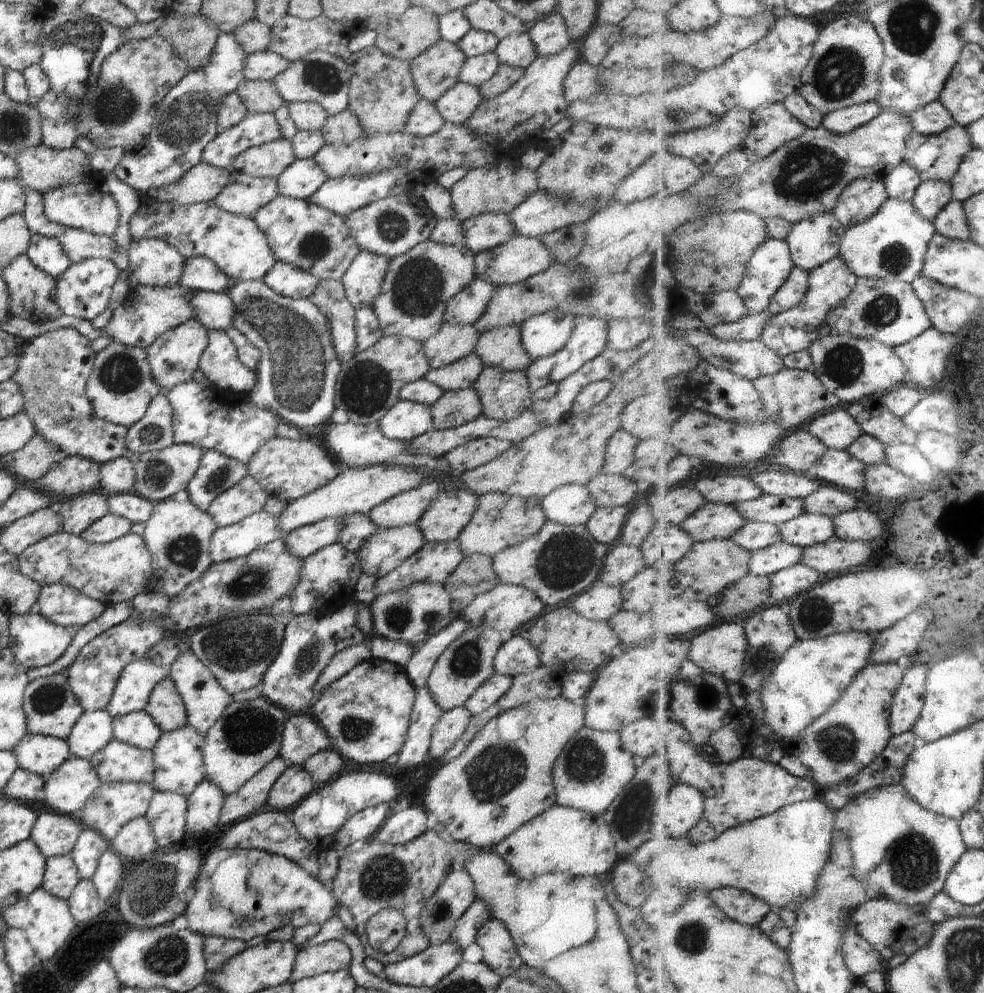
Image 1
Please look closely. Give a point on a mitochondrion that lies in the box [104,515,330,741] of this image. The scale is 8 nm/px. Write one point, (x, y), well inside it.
(230, 646)

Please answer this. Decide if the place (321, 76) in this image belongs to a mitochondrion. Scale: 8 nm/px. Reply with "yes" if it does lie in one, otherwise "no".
yes

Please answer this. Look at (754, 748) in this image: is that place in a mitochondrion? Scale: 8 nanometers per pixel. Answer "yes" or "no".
no

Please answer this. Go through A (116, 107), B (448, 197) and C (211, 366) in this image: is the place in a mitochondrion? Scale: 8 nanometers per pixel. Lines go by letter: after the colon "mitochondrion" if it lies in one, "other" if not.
A: mitochondrion
B: other
C: other

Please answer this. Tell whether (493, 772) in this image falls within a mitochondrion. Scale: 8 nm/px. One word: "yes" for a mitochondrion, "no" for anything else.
yes

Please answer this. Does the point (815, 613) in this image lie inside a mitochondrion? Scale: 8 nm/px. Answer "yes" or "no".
yes

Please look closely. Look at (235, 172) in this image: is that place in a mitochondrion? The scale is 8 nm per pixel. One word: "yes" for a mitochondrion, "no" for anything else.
no

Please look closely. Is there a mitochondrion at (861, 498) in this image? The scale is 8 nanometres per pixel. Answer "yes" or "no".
no

